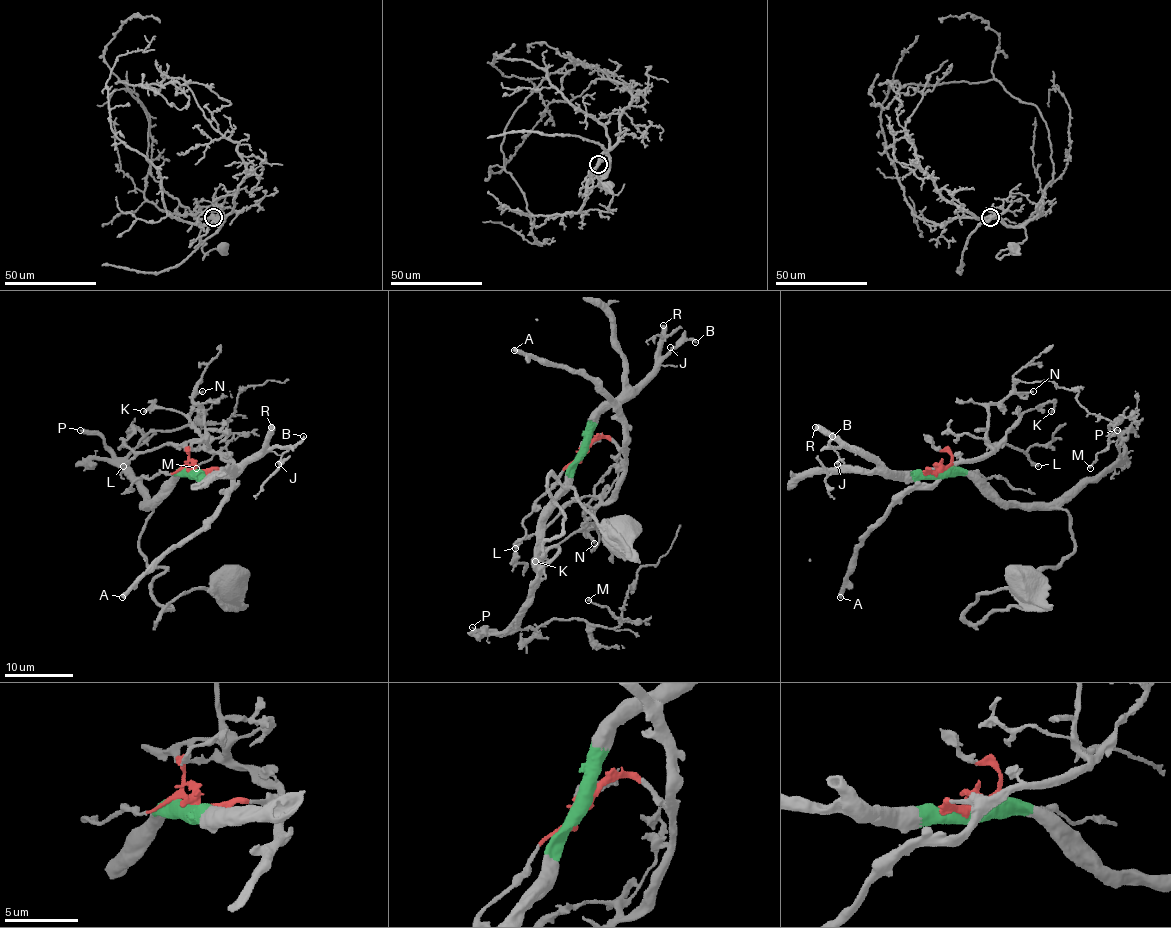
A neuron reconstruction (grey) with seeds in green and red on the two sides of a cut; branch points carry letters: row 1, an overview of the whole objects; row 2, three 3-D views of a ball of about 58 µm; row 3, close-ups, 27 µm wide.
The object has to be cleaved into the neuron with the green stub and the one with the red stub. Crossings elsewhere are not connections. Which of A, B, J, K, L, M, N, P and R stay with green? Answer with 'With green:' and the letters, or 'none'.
With green: B, J, M, P, R

